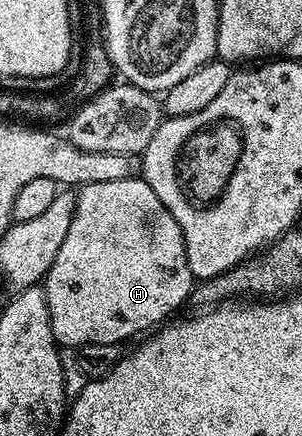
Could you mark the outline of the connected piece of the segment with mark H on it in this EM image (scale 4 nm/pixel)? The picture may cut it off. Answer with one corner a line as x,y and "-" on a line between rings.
141,176
127,180
103,180
99,184
87,184
76,191
75,197
77,203
71,216
71,228
67,228
67,236
63,239
63,245
59,247
59,256
55,256
55,264
51,264
51,268
45,273
43,279
45,299
51,316
51,332
58,347
76,348
83,344
121,344
124,343
124,338
133,338
141,333
144,335
160,327
166,319
178,313
176,310
181,305
184,307
188,303
189,293
195,285
193,273
187,264
187,248
183,240
183,232
179,224
175,224
175,216
167,212
163,200
159,200
159,196
151,192
151,184
147,184

